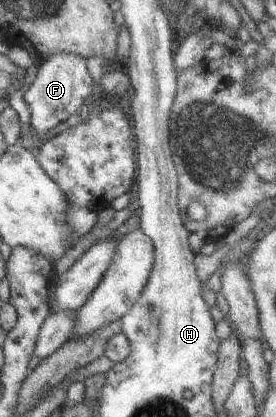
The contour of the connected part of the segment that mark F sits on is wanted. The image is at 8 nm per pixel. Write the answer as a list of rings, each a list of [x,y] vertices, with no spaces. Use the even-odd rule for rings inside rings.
[[[59,53],[50,56],[38,65],[35,82],[23,94],[31,117],[30,129],[37,135],[44,135],[57,124],[65,122],[71,115],[79,112],[93,92],[94,83],[85,65],[86,59],[77,55]]]

